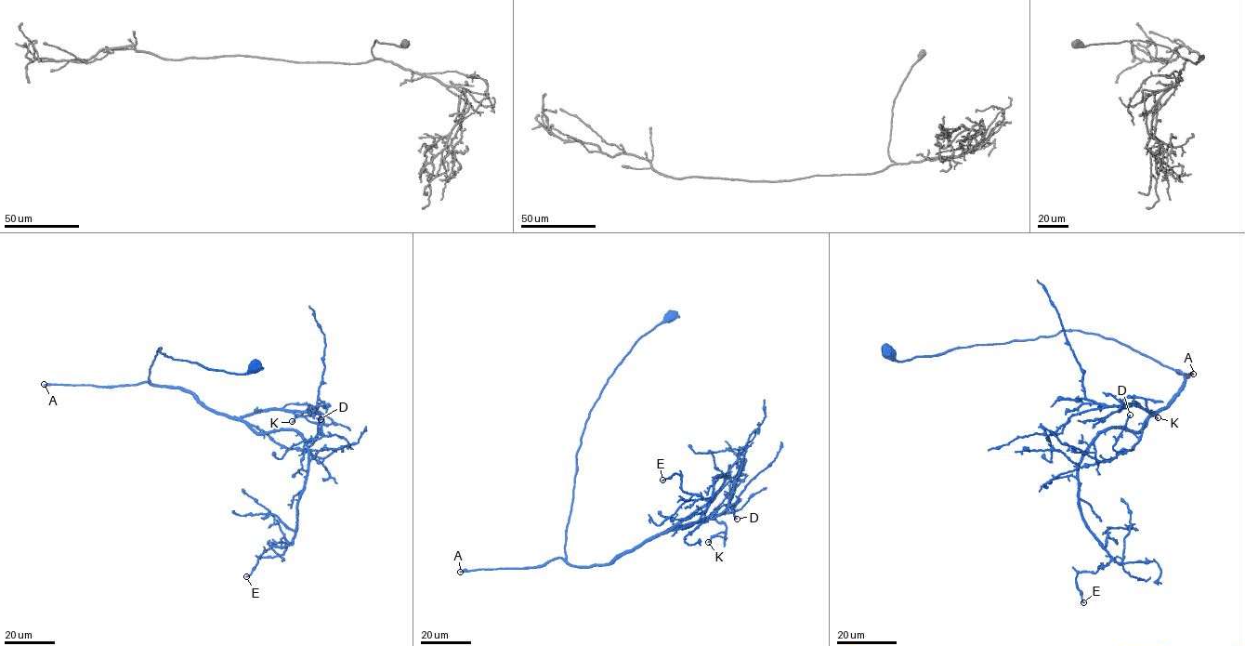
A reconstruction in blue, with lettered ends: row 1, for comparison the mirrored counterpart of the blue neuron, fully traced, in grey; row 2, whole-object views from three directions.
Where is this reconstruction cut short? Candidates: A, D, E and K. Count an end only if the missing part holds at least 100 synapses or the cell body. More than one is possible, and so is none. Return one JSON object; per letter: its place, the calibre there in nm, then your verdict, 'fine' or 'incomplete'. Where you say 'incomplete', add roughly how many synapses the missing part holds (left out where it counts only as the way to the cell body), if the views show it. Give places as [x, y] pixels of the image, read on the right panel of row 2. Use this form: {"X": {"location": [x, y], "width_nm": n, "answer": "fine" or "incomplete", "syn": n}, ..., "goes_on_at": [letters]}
{"A": {"location": [1193, 374], "width_nm": 240, "answer": "incomplete", "syn": 200}, "D": {"location": [1130, 415], "width_nm": 200, "answer": "fine"}, "E": {"location": [1083, 602], "width_nm": 130, "answer": "fine"}, "K": {"location": [1158, 417], "width_nm": 150, "answer": "fine"}, "goes_on_at": ["A"]}

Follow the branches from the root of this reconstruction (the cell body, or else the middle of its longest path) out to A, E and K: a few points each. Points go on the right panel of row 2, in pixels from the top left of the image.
A: (887, 352), (897, 361), (906, 361), (957, 348), (1078, 330), (1115, 339), (1179, 374), (1193, 374)
E: (887, 352), (1078, 330), (1186, 375), (1082, 457), (1080, 508), (1110, 559), (1077, 573), (1083, 602)
K: (887, 352), (906, 361), (1062, 331), (1097, 334), (1186, 375), (1158, 413), (1131, 397), (1142, 398), (1158, 417)

